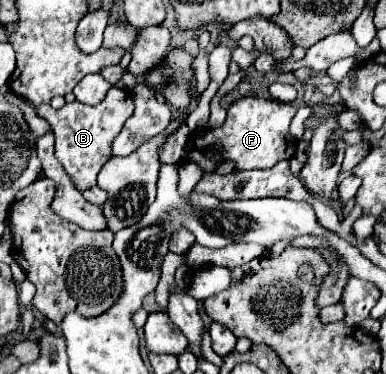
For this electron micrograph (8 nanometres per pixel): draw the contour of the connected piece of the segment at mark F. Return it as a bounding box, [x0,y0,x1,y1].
[186,98,296,172]

